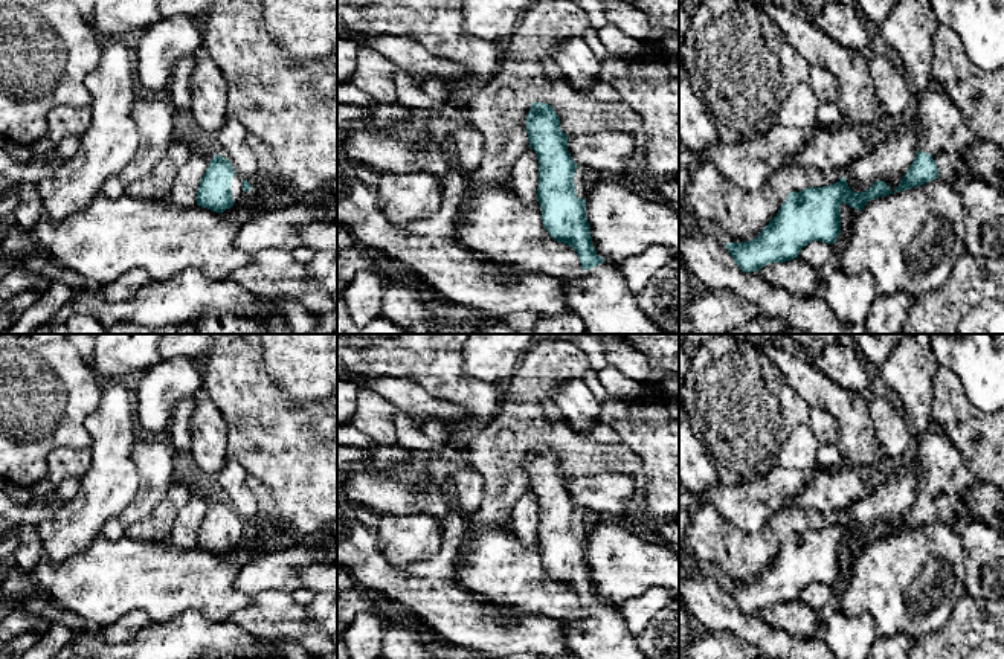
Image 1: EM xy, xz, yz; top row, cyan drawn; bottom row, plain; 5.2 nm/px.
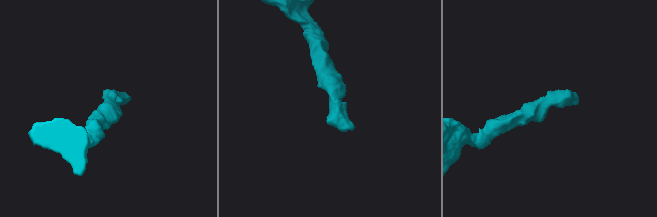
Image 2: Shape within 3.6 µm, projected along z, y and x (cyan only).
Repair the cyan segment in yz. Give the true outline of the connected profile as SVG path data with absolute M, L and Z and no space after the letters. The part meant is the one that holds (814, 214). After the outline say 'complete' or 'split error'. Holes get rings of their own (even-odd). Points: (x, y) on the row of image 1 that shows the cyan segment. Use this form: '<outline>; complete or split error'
M845 177L830 186L793 191L757 238L723 246L742 272L758 272L767 264L798 258L812 241L833 244L841 233L842 203L861 212L870 200L890 194L896 192L882 180L865 192L854 192Z; complete

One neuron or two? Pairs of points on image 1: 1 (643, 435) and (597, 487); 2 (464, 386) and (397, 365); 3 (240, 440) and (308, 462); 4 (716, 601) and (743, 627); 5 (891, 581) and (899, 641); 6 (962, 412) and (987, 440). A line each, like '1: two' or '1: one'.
1: two
2: one
3: one
4: one
5: two
6: one

